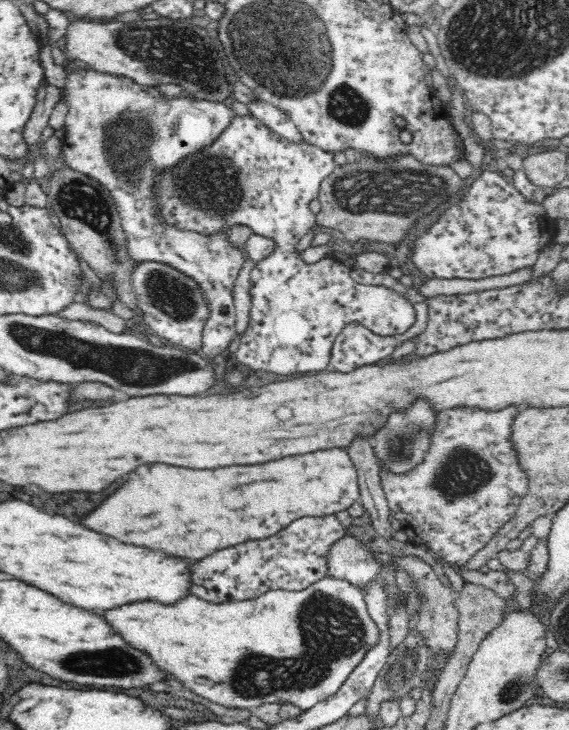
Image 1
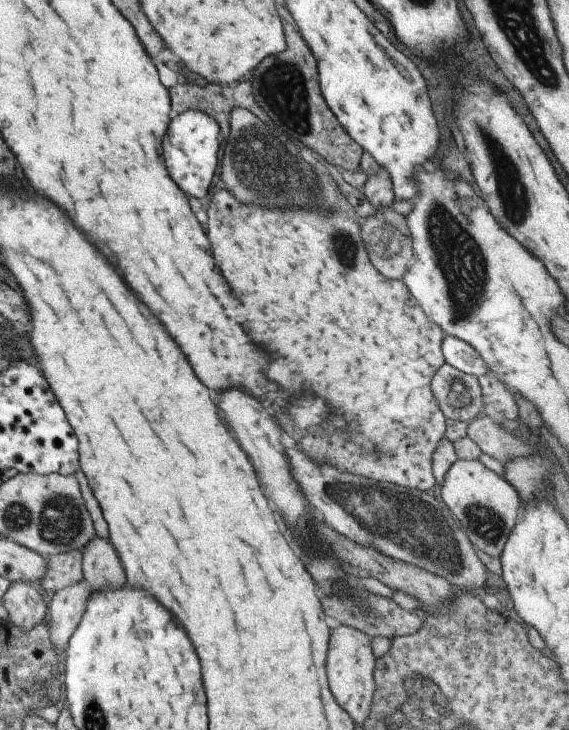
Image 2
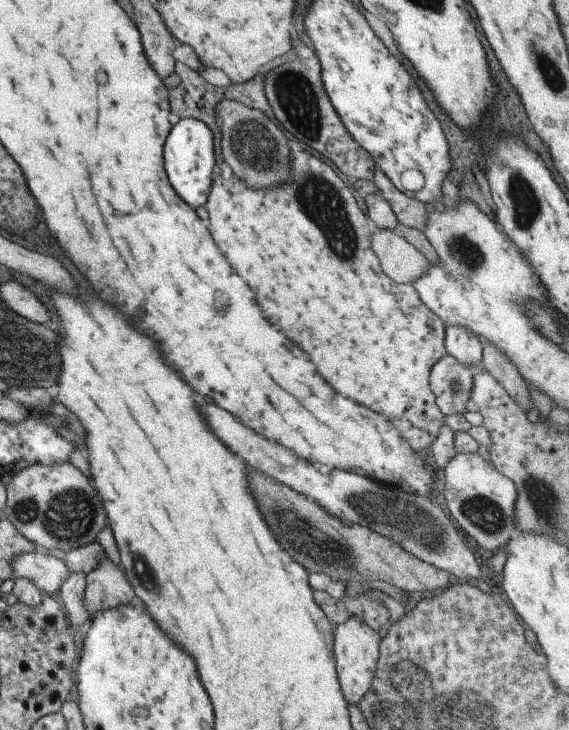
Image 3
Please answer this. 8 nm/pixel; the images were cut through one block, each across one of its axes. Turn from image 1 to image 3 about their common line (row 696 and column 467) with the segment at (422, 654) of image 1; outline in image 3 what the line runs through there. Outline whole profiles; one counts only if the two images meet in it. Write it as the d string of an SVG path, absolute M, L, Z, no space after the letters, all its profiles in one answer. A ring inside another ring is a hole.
M445 353L430 368L428 385L435 397L439 412L447 415L463 414L466 406L470 406L470 388L473 371L449 353Z

